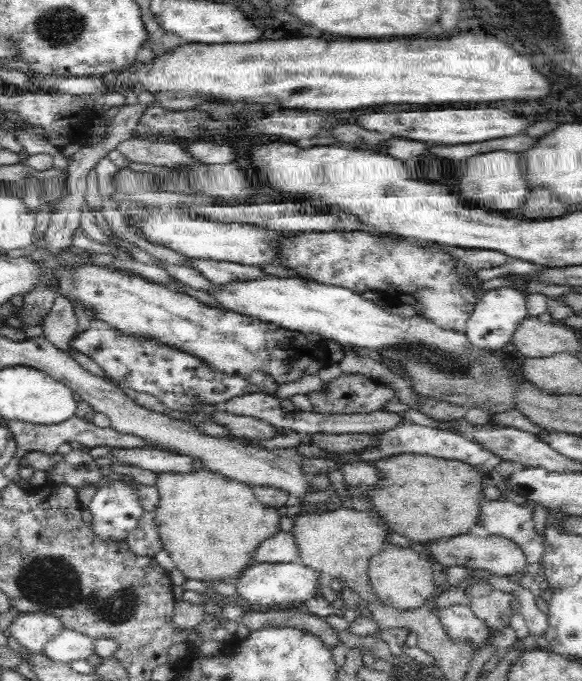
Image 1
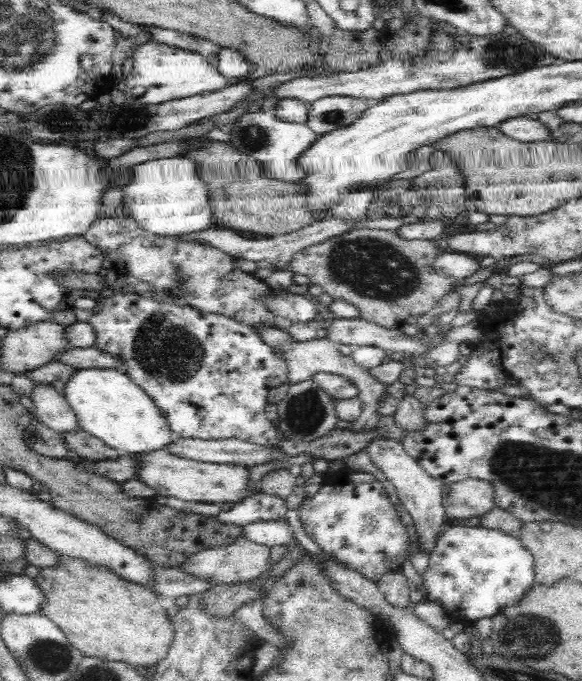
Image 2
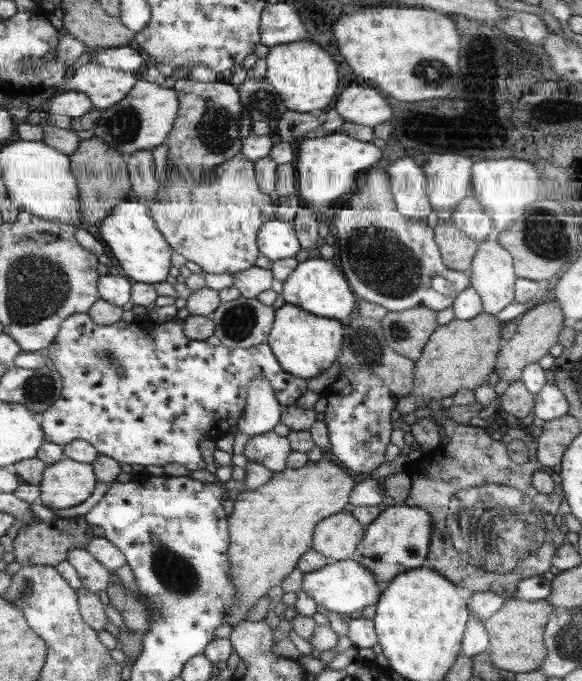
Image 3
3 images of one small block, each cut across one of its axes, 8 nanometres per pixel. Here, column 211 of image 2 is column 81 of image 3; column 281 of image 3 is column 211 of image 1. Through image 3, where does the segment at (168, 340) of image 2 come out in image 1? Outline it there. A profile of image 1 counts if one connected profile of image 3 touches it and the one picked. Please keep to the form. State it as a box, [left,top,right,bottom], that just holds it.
[69,328,276,412]

